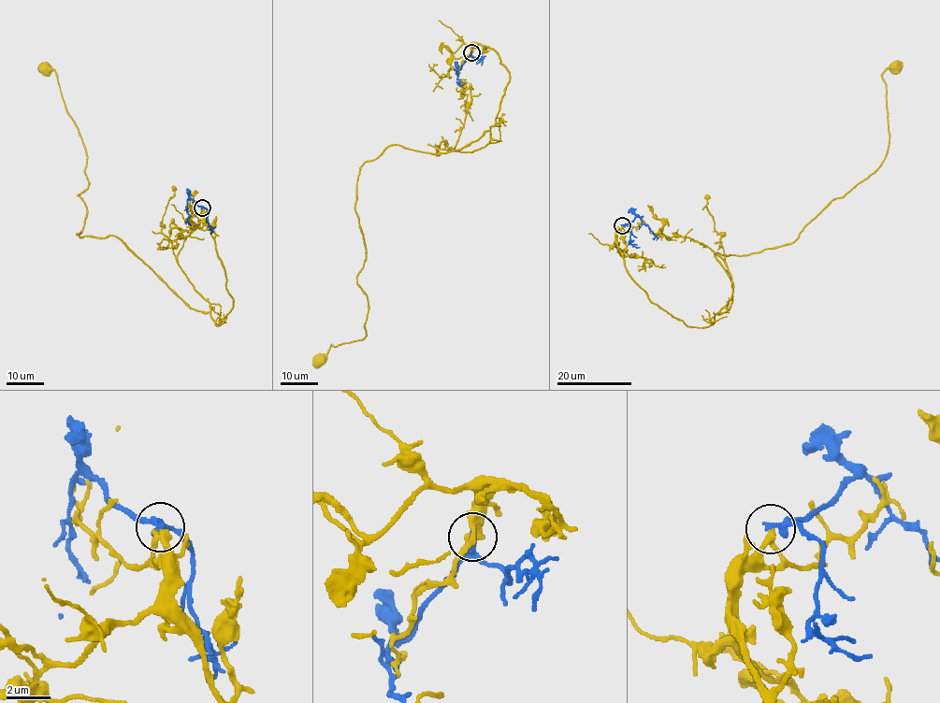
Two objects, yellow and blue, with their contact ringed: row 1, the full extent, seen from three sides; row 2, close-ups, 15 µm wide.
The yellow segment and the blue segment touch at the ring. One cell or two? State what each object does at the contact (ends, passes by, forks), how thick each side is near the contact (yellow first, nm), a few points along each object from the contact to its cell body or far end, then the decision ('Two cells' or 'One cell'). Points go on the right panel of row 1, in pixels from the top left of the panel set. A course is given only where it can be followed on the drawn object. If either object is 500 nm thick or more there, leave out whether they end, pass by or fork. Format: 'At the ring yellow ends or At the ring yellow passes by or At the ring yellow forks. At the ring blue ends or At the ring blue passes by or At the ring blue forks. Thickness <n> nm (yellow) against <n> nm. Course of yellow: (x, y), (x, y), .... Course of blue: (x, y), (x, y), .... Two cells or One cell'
At the ring yellow passes by. At the ring blue passes by. Thickness 280 nm (yellow) against 280 nm. Course of yellow: (622, 226), (624, 265), (648, 299), (710, 325), (733, 291), (715, 253), (792, 243), (883, 160), (894, 69). Course of blue: (622, 225), (638, 216), (657, 240). Two cells

